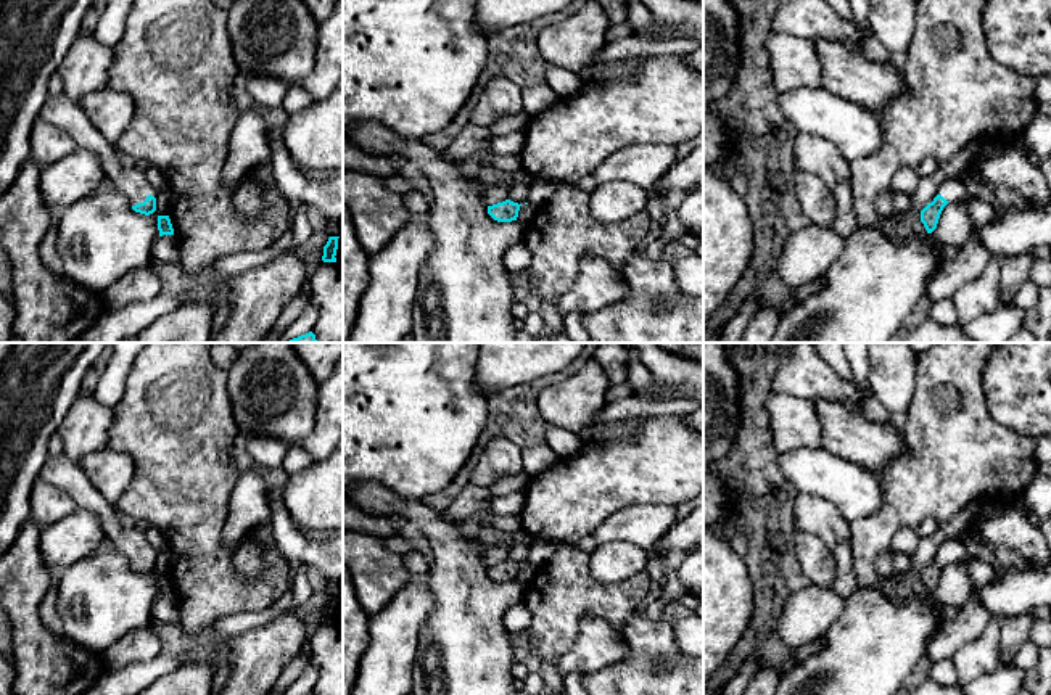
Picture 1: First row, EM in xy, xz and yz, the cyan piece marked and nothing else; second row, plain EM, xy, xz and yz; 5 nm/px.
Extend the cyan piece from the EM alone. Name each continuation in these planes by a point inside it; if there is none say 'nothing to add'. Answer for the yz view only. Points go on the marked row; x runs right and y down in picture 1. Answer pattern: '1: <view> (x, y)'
1: yz (953, 189)

